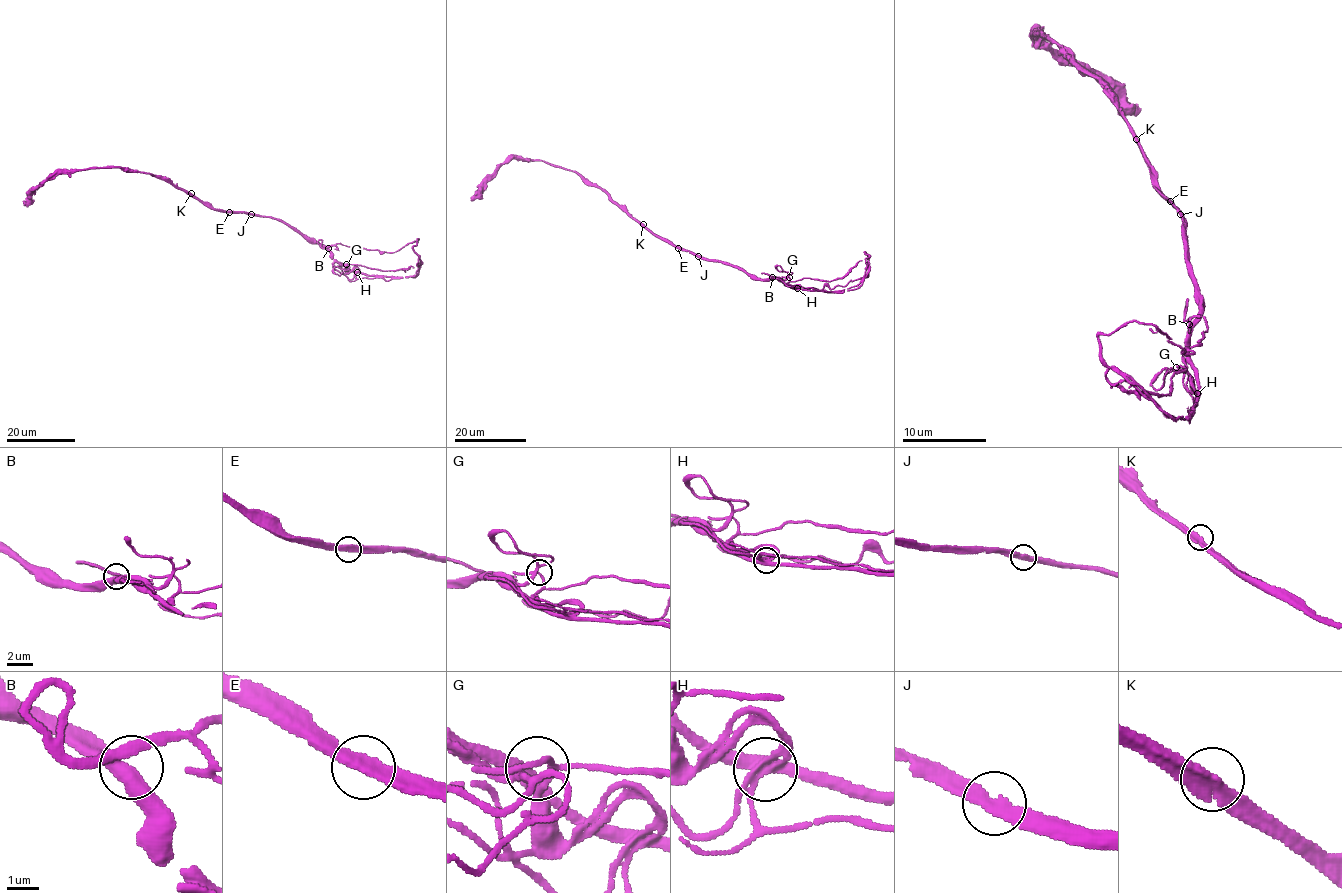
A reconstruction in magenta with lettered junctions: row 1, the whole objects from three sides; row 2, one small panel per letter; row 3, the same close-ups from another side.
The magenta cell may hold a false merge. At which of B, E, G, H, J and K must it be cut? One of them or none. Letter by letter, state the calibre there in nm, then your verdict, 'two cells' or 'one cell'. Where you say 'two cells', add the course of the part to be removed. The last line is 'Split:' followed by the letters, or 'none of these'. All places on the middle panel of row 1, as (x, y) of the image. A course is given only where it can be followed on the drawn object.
B: 360 nm thick; one cell
E: 360 nm thick; one cell
G: 150 nm thick; one cell
H: 340 nm thick; one cell
J: 360 nm thick; one cell
K: 400 nm thick; one cell
Split: none of these

